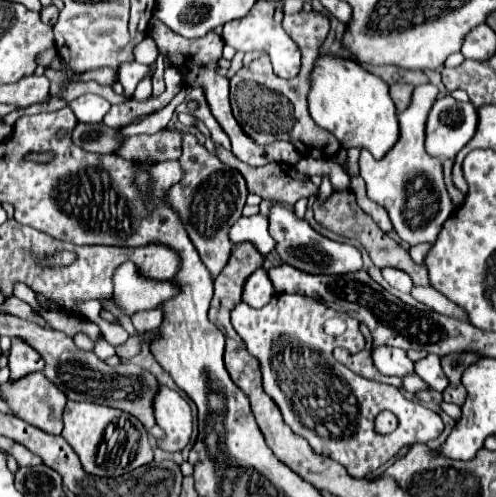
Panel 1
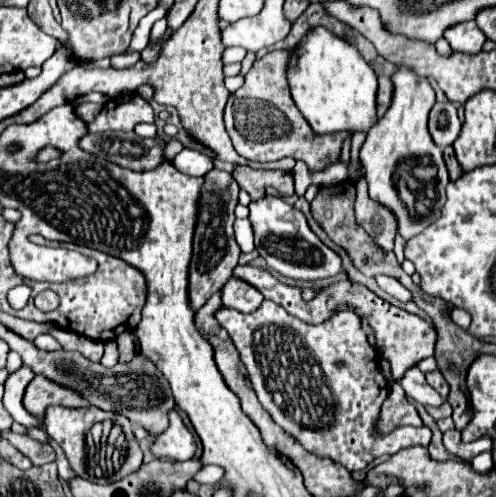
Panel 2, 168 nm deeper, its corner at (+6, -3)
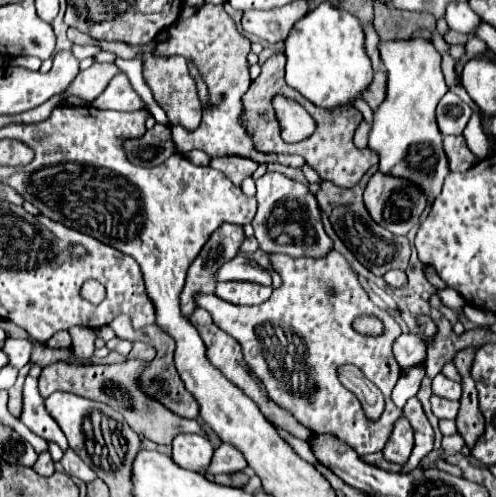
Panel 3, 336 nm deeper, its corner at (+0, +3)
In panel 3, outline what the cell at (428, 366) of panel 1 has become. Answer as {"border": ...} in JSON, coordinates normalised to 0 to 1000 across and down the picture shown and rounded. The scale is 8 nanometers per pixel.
{"border":[[[883,753],[871,765],[871,793],[883,801],[899,801],[899,805],[927,805],[931,781],[923,769],[911,769],[895,753]]]}

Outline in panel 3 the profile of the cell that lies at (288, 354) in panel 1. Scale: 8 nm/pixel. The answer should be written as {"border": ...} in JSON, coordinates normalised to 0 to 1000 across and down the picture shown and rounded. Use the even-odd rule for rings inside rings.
{"border":[[[669,503],[649,519],[589,519],[581,511],[540,515],[548,543],[569,559],[569,575],[556,579],[532,612],[464,616],[431,592],[403,588],[391,592],[399,620],[415,620],[431,652],[480,684],[492,724],[528,765],[540,797],[585,825],[605,853],[641,873],[661,869],[681,877],[726,918],[766,909],[786,881],[794,849],[810,837],[810,825],[786,801],[810,753],[790,712],[790,688],[810,672],[806,656],[778,624],[750,612],[722,567],[718,543],[685,507]],[[661,579],[673,579],[673,592],[665,592]],[[726,632],[758,632],[778,652],[778,668],[762,680],[722,672],[710,660],[710,644]],[[690,732],[718,732],[774,793],[778,821],[762,845],[742,845],[718,793],[685,773],[677,740]]]}

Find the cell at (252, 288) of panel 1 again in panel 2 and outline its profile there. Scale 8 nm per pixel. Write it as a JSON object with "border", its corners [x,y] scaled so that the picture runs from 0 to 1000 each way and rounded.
{"border":[[[468,555],[448,579],[448,608],[456,620],[476,620],[492,632],[504,632],[532,608],[532,596],[520,579]]]}

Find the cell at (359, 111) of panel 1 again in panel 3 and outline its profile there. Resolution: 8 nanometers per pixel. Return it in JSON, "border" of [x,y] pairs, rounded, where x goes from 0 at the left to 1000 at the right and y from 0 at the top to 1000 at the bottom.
{"border":[[[665,4],[641,8],[629,24],[621,24],[613,36],[605,36],[581,76],[577,76],[577,165],[597,177],[609,193],[617,193],[625,205],[641,209],[645,217],[681,217],[694,209],[706,209],[718,193],[726,193],[750,161],[750,133],[746,117],[734,105],[734,64],[726,52],[726,40],[706,28],[702,20],[673,16]]]}

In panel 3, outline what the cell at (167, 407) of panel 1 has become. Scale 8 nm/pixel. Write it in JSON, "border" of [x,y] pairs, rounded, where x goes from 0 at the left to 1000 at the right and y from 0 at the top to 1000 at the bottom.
{"border":[[[359,873],[347,893],[347,926],[387,950],[415,954],[431,918],[431,897],[403,873]]]}

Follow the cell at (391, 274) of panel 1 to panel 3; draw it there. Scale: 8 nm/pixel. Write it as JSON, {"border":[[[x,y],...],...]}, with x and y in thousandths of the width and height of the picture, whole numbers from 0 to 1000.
{"border":[[[786,543],[786,547],[778,547],[774,563],[778,563],[790,579],[810,579],[810,575],[823,567],[823,563],[819,563],[819,547],[810,547],[810,543]]]}

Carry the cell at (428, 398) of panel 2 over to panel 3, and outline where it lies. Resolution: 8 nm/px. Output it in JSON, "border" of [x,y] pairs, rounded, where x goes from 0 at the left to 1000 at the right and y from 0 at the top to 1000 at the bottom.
{"border":[[[871,797],[871,829],[883,845],[915,845],[923,833],[923,817],[923,809],[883,805],[883,797]]]}

